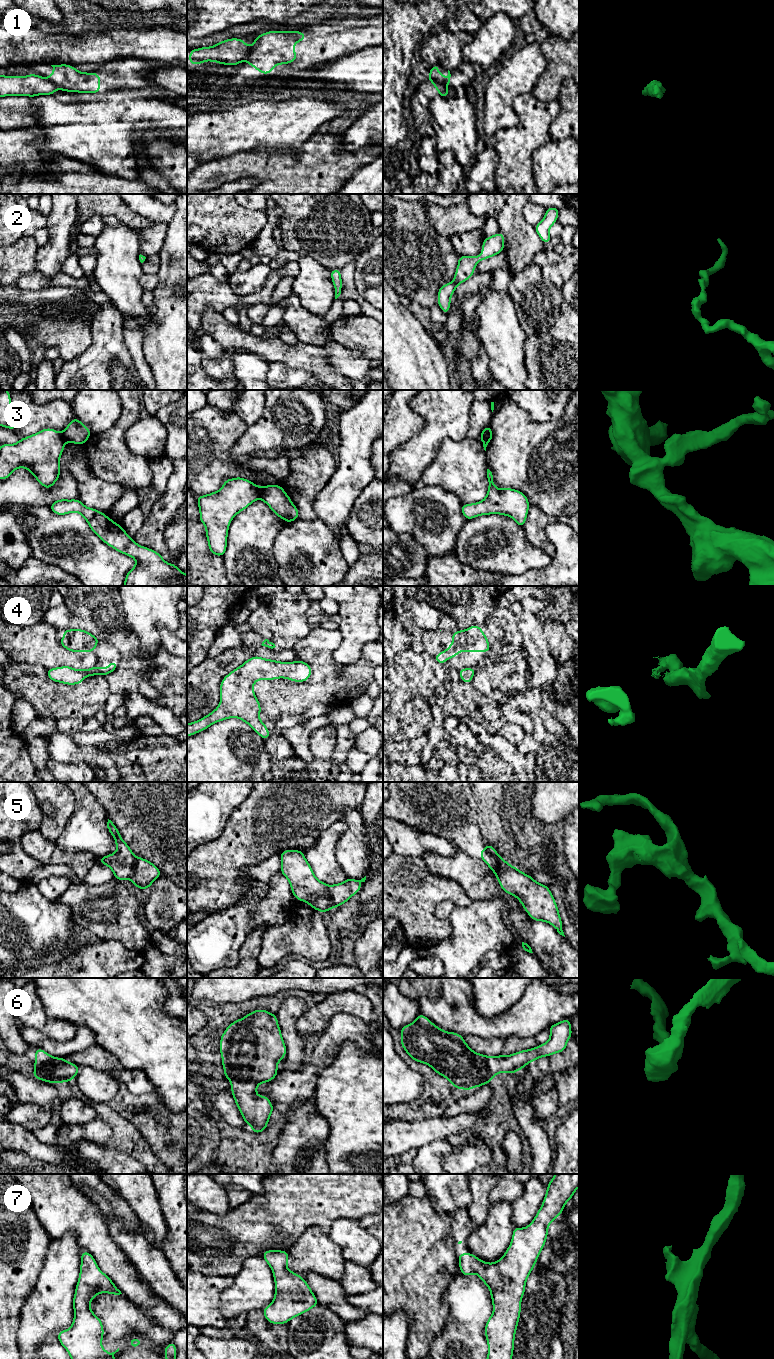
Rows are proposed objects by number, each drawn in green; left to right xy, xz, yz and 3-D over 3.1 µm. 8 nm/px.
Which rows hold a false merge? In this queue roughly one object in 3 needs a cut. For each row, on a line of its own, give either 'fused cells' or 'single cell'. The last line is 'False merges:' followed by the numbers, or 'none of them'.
1: fused cells
2: single cell
3: fused cells
4: single cell
5: fused cells
6: single cell
7: single cell
False merges: 1, 3, 5

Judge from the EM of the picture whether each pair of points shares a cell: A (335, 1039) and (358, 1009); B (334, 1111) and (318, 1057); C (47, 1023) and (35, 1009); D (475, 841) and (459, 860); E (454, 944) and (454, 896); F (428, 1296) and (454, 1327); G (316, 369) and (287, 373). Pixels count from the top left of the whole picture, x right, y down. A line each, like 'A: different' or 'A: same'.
A: different
B: different
C: same
D: different
E: different
F: different
G: different

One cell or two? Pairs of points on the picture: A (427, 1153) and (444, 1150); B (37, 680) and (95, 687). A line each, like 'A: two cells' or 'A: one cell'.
A: one cell
B: one cell

